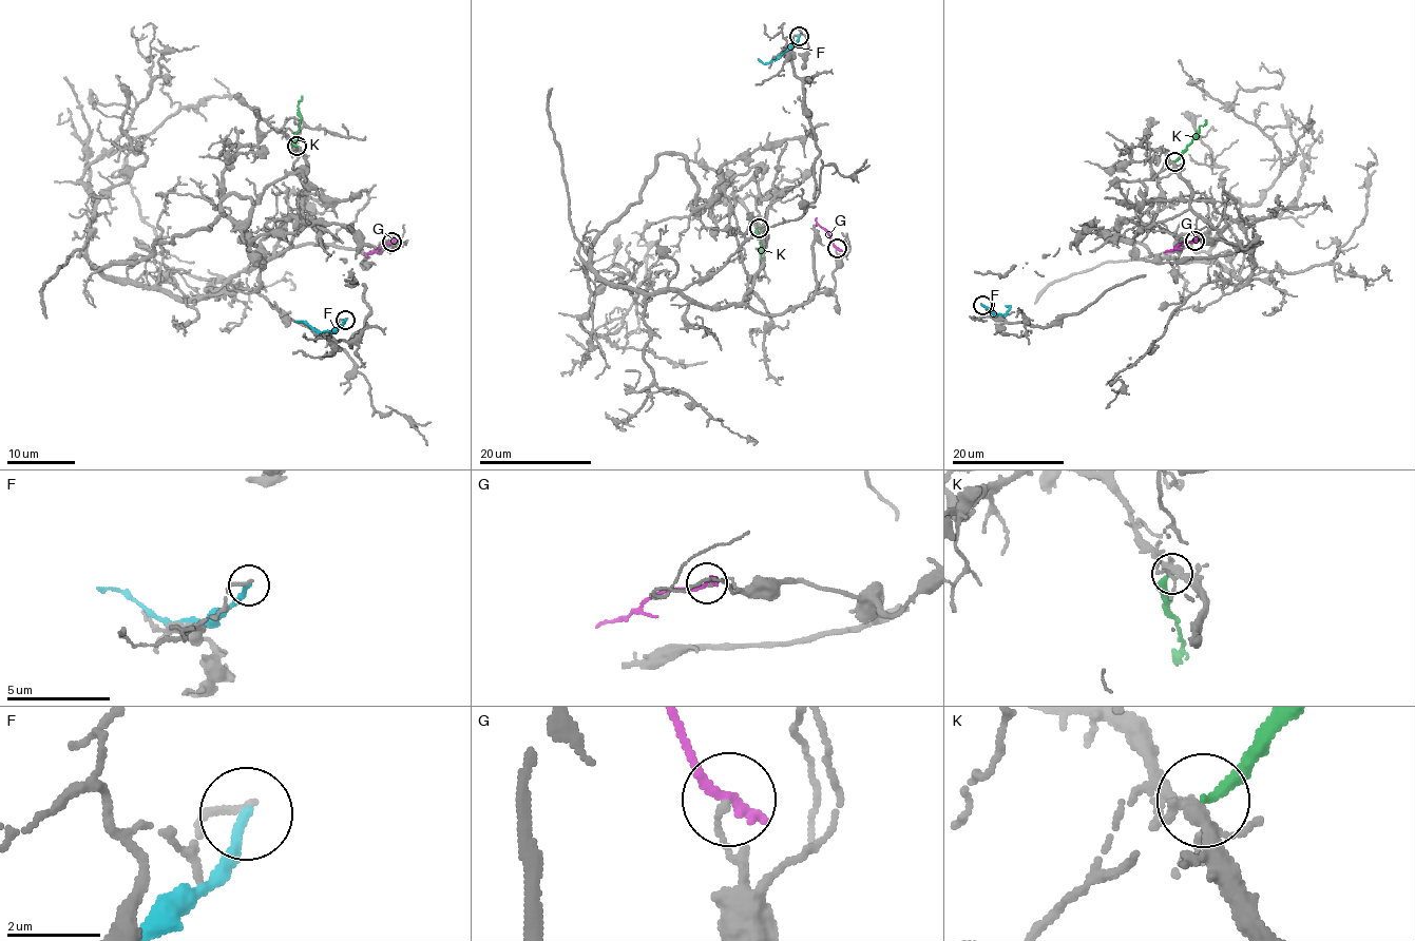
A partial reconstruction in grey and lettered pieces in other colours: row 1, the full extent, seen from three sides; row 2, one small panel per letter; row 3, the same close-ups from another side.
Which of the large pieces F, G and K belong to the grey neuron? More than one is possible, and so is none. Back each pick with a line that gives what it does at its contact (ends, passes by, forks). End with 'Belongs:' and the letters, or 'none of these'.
Belongs: none of these

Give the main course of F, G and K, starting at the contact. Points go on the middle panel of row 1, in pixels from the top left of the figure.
F: (799, 35), (768, 63), (758, 59)
G: (837, 248), (816, 221), (817, 218)
K: (760, 228), (758, 237), (762, 248), (760, 257), (764, 258)

